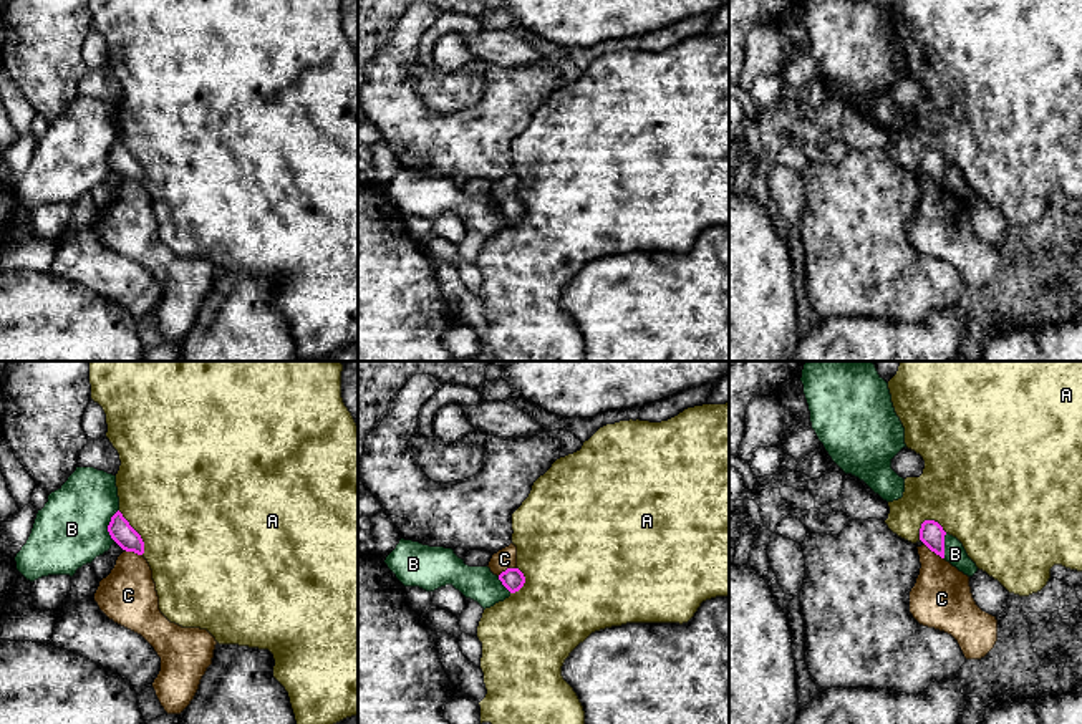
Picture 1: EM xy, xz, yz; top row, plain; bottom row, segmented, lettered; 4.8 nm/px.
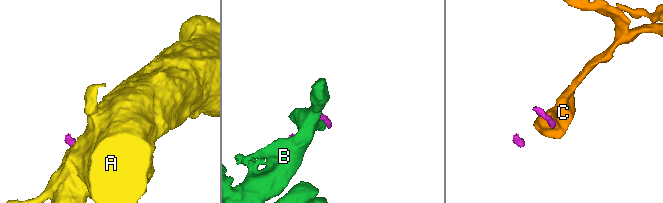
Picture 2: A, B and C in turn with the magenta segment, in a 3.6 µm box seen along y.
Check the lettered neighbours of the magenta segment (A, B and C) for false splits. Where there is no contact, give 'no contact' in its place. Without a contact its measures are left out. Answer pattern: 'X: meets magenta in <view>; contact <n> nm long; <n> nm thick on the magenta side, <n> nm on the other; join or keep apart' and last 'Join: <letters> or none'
A: meets magenta in xy; contact 240 nm long; 110 nm thick on the magenta side, 500 nm on the other; keep apart
B: meets magenta in xy; contact 160 nm long; 110 nm thick on the magenta side, 360 nm on the other; keep apart
C: meets magenta in yz; contact 130 nm long; 120 nm thick on the magenta side, 300 nm on the other; keep apart
Join: none

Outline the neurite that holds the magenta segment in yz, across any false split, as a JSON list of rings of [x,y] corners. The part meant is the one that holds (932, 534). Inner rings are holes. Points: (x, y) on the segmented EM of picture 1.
[[[925,520],[921,524],[920,540],[941,558],[944,558],[944,535],[946,532],[935,520]]]

